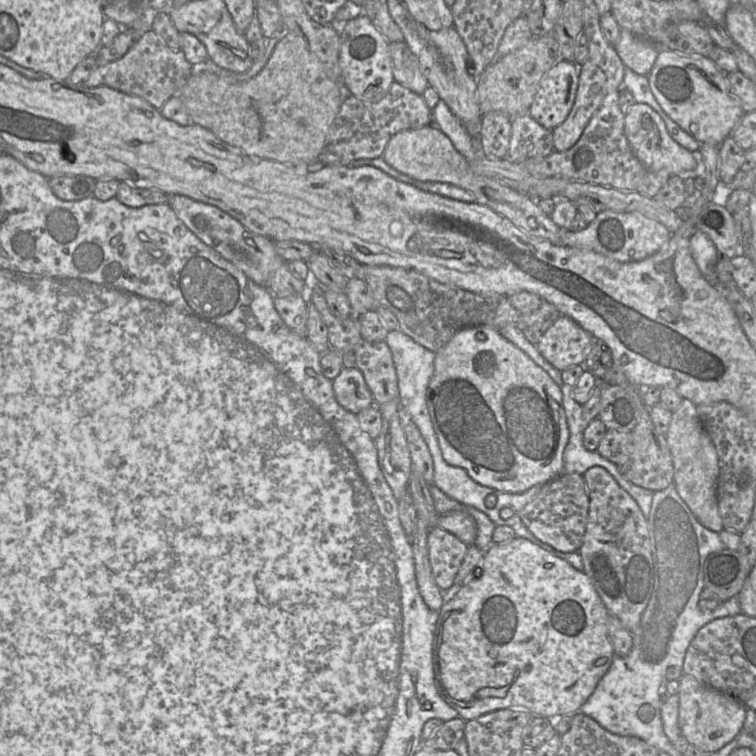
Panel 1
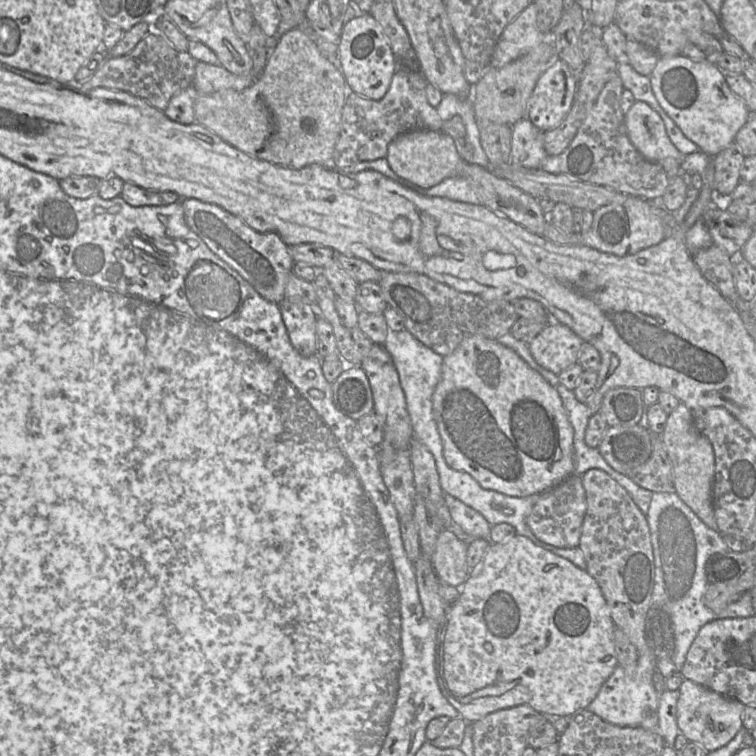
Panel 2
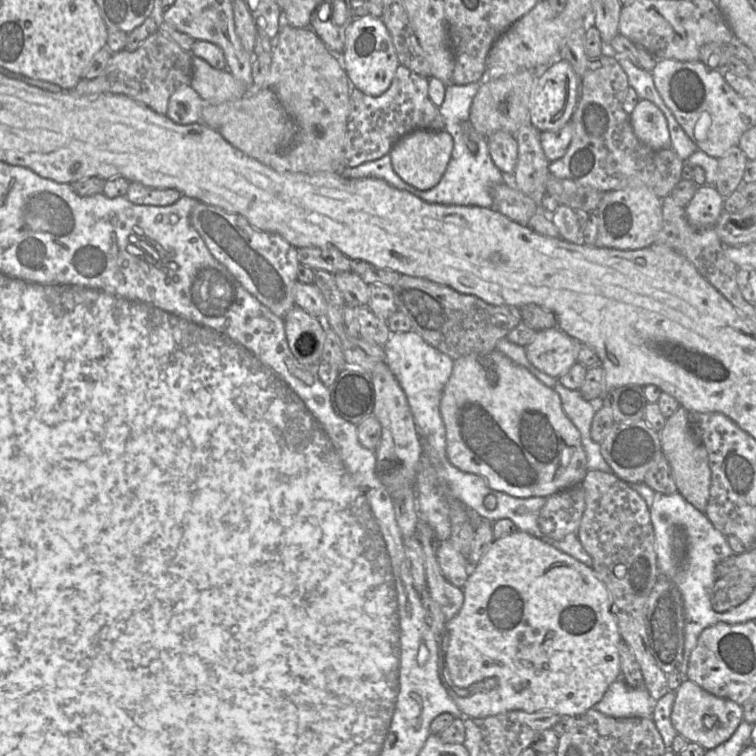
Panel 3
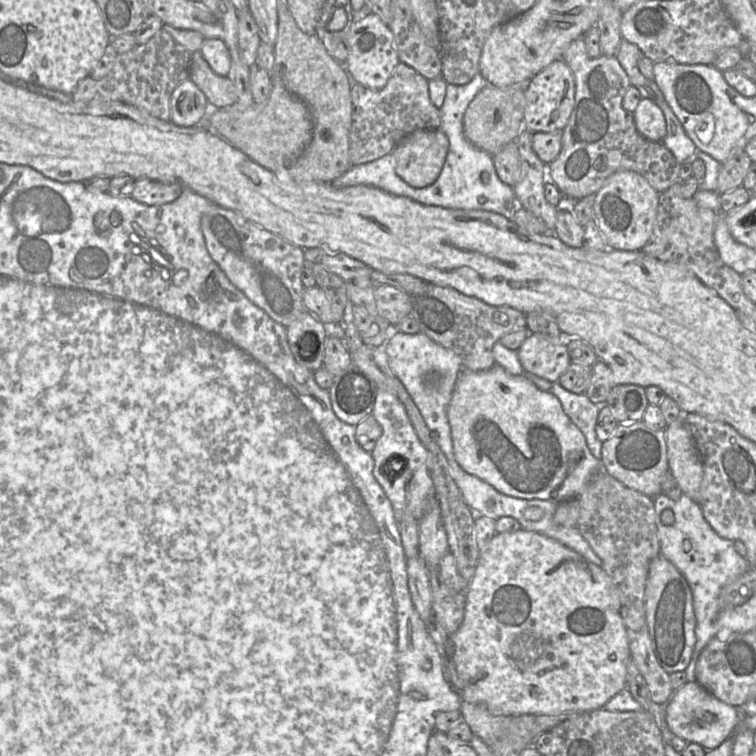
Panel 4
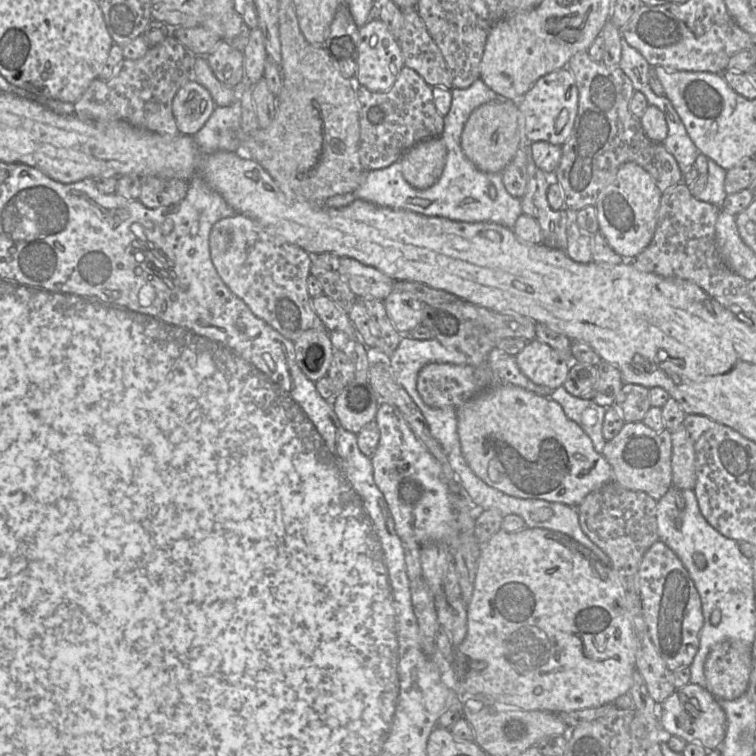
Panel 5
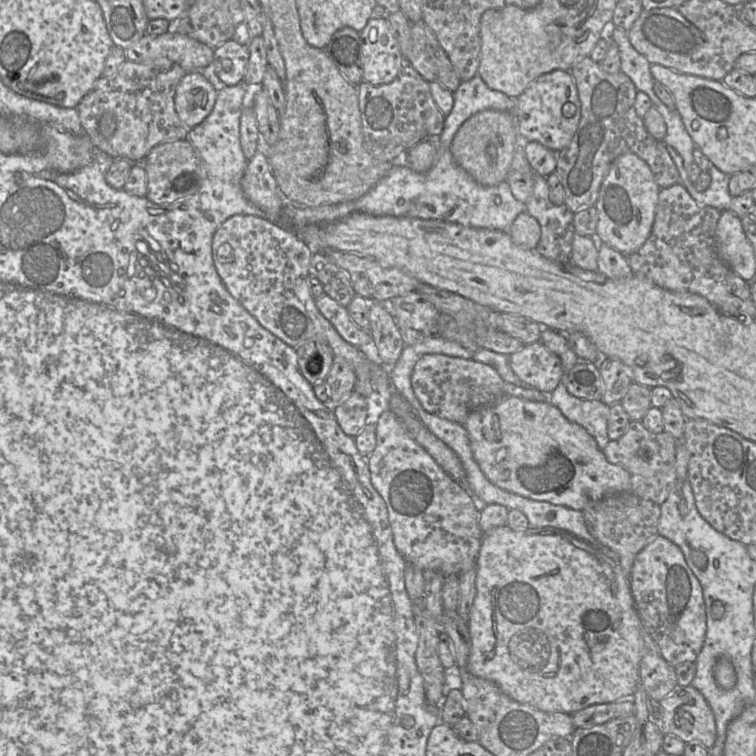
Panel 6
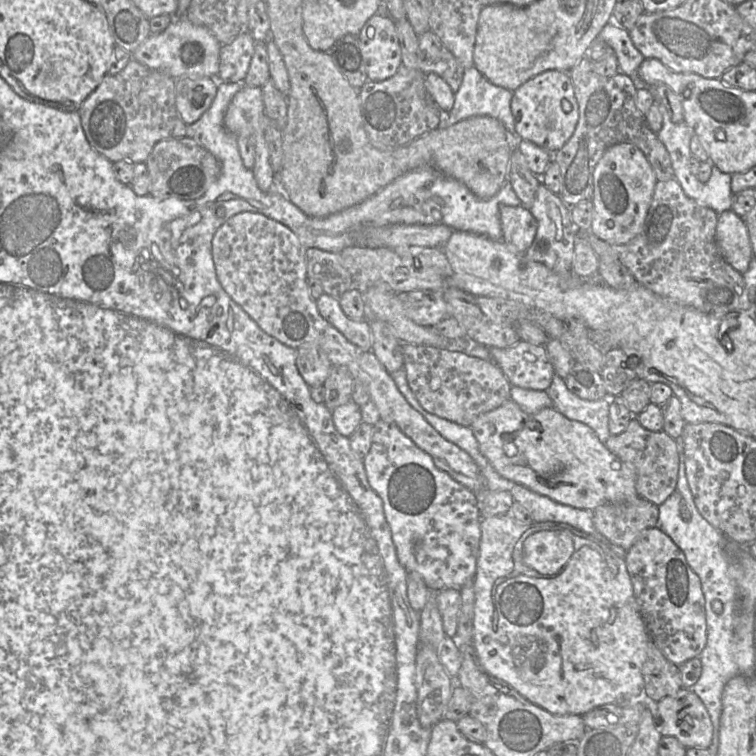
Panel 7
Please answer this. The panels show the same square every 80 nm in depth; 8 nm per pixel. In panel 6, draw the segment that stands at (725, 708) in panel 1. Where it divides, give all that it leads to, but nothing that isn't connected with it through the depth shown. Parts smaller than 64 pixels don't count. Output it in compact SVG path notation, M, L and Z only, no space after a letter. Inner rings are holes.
M692 685L677 686L675 690L659 702L659 728L664 735L675 735L683 742L697 742L710 750L717 737L714 713L704 696Z

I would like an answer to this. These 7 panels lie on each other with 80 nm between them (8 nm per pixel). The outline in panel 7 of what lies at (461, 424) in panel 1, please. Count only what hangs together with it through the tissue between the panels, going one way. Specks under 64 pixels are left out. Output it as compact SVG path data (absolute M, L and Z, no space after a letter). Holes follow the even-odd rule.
M509 399L498 408L479 415L470 428L481 454L498 474L558 503L594 510L605 503L630 502L639 497L635 488L634 468L612 454L589 426L569 420L553 407L529 414Z

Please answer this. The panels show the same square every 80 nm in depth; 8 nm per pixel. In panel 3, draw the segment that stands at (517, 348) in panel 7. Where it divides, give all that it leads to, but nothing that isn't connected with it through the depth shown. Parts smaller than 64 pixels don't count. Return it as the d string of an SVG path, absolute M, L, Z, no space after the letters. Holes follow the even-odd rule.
M557 326L541 331L536 331L531 342L525 346L528 361L541 372L559 378L577 363L578 341L569 337Z

